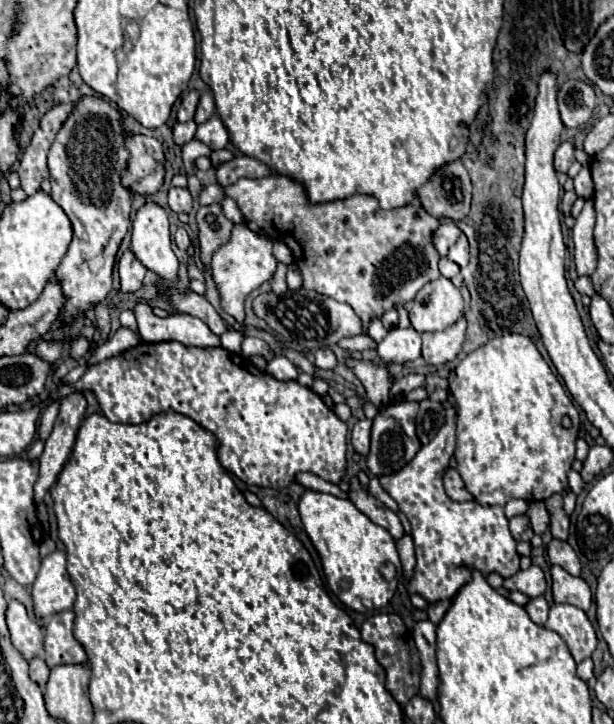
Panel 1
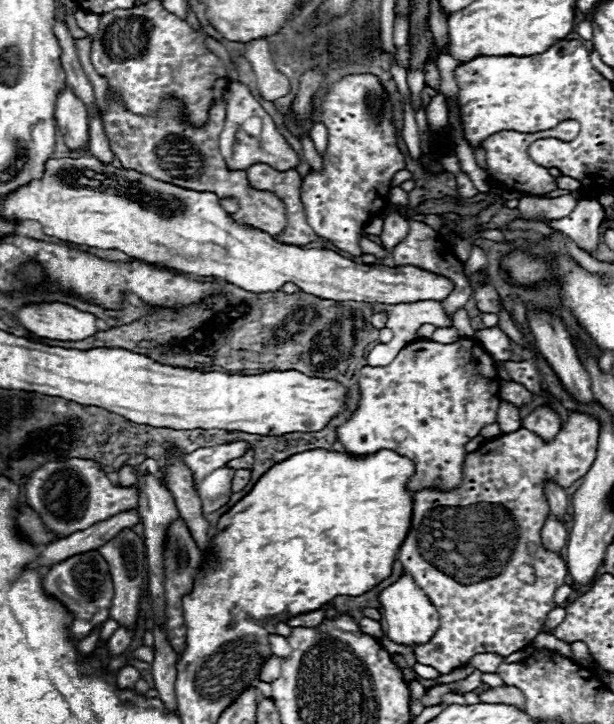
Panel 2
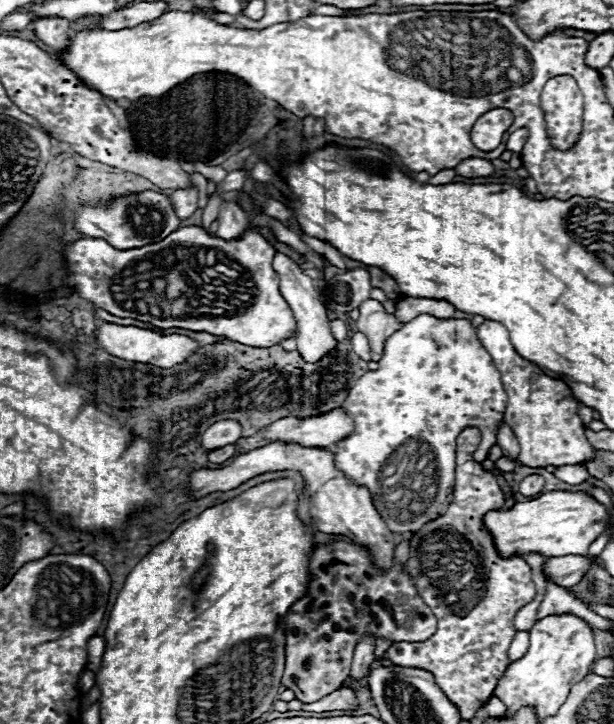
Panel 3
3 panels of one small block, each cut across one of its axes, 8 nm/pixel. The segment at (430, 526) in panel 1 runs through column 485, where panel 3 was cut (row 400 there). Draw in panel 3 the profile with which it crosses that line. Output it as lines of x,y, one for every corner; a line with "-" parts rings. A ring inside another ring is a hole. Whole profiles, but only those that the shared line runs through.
492,320
482,322
478,326
478,340
486,348
486,352
490,352
508,396
504,420
512,428
520,444
518,462
530,468
544,468
562,464
582,464
590,460
596,450
588,444
584,436
584,424
578,416
578,402
572,398
570,388
562,380
546,376
536,364
524,360
512,348
508,330
502,324

